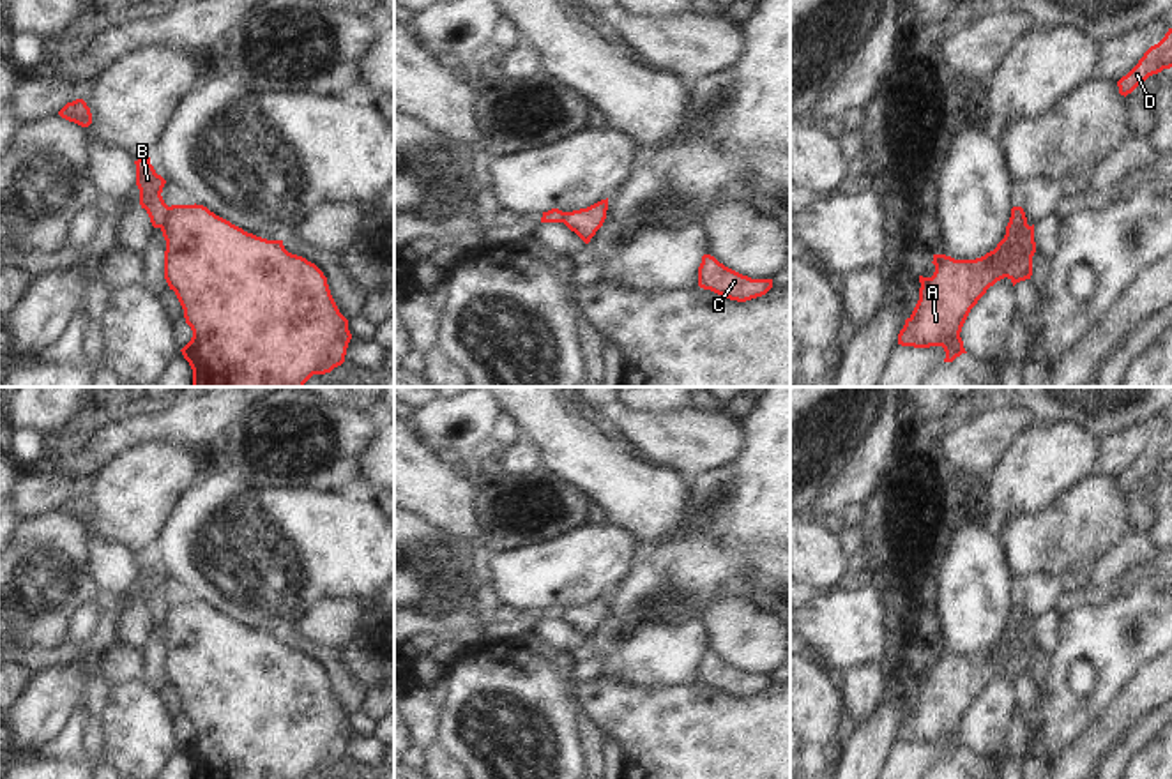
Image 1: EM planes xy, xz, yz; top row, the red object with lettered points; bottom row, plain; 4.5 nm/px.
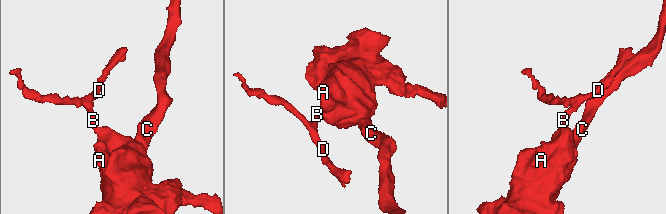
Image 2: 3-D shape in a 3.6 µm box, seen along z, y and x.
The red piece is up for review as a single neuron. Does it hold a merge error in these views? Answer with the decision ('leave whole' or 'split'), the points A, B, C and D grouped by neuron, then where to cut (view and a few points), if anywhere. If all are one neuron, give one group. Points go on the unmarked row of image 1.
split | A C / B D | xy (168, 603), (159, 622)

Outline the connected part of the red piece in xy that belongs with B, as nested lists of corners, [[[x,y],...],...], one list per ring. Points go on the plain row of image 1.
[[[138,555],[136,560],[136,581],[140,585],[140,601],[147,606],[154,624],[161,624],[168,608],[161,588],[166,576],[156,569],[148,555]]]

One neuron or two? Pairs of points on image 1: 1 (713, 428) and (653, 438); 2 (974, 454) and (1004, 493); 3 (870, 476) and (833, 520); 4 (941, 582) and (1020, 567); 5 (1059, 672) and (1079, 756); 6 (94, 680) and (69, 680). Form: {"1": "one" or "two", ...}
{"1": "one", "2": "two", "3": "two", "4": "two", "5": "two", "6": "two"}

